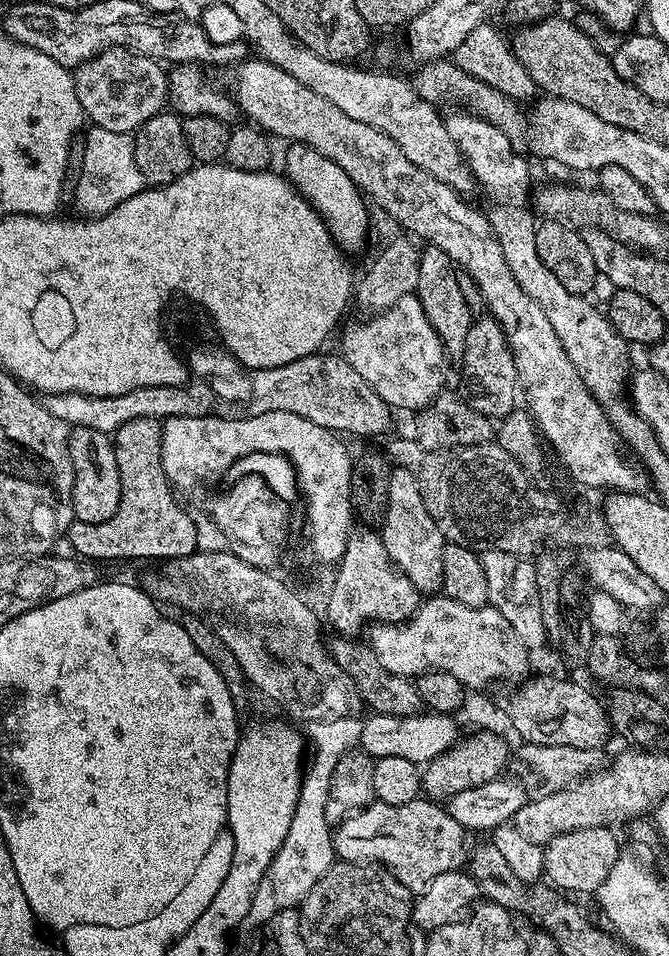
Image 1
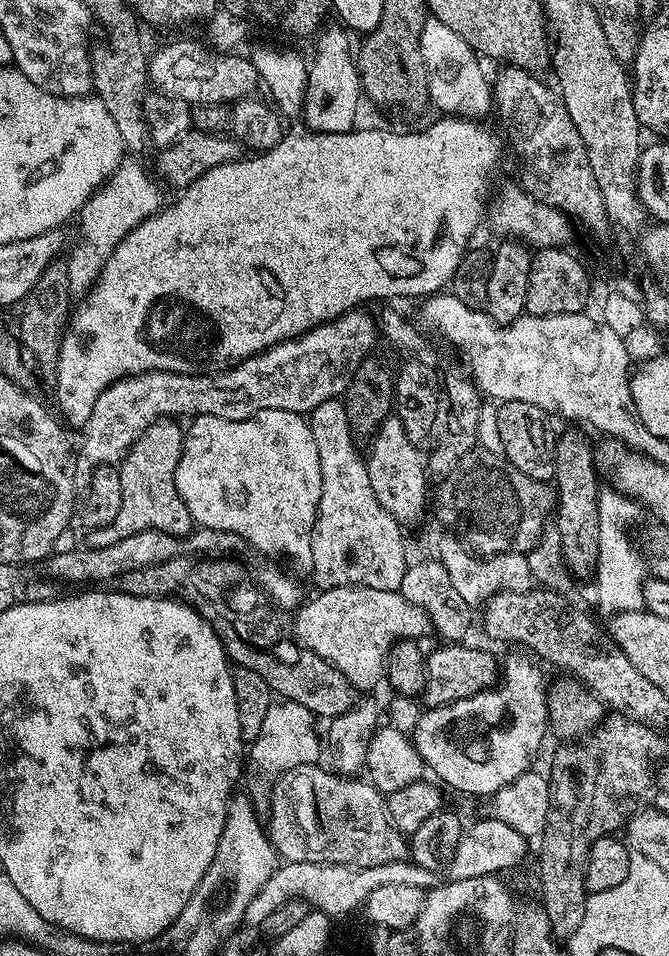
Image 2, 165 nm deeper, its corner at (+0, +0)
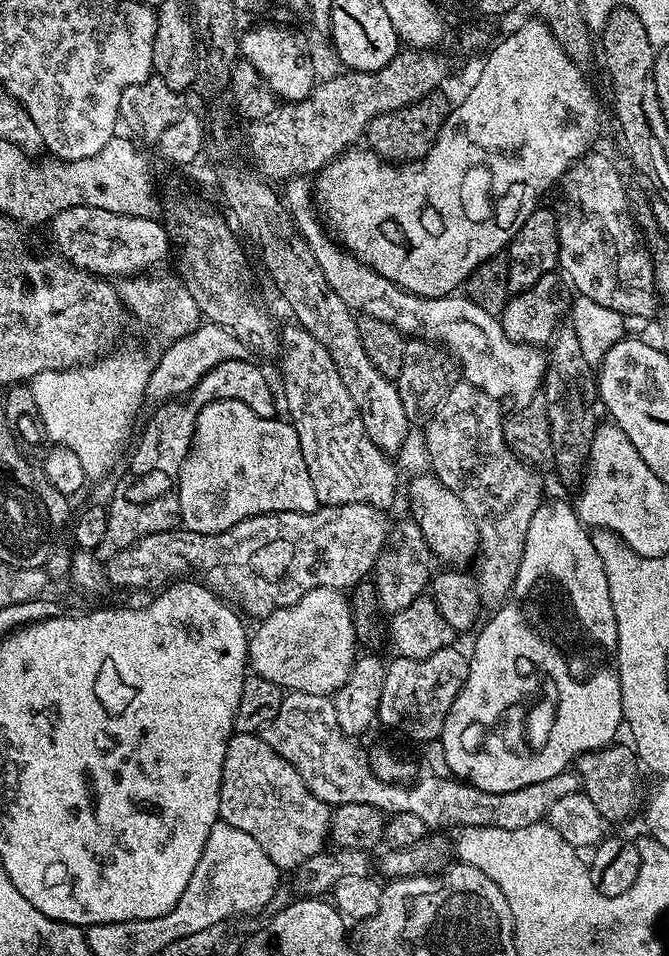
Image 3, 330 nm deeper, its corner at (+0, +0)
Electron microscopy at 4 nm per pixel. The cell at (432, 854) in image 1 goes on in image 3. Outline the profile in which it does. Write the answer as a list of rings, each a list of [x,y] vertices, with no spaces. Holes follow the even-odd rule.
[[[236,732],[228,739],[220,787],[220,820],[242,830],[242,834],[250,834],[276,868],[295,870],[314,854],[325,851],[332,811],[307,788],[298,770],[268,746],[260,734]]]

